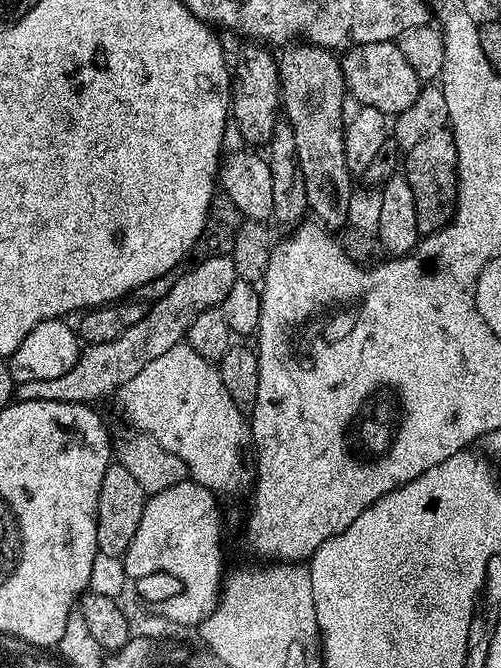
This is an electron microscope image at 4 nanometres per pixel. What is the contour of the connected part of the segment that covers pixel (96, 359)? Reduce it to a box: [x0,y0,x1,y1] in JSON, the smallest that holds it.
[16,255,238,404]

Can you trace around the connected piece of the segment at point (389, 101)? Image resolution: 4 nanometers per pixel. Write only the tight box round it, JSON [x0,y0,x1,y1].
[340,40,422,114]

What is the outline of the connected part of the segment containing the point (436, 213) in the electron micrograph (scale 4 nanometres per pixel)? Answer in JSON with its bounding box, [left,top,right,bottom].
[402,127,458,237]

